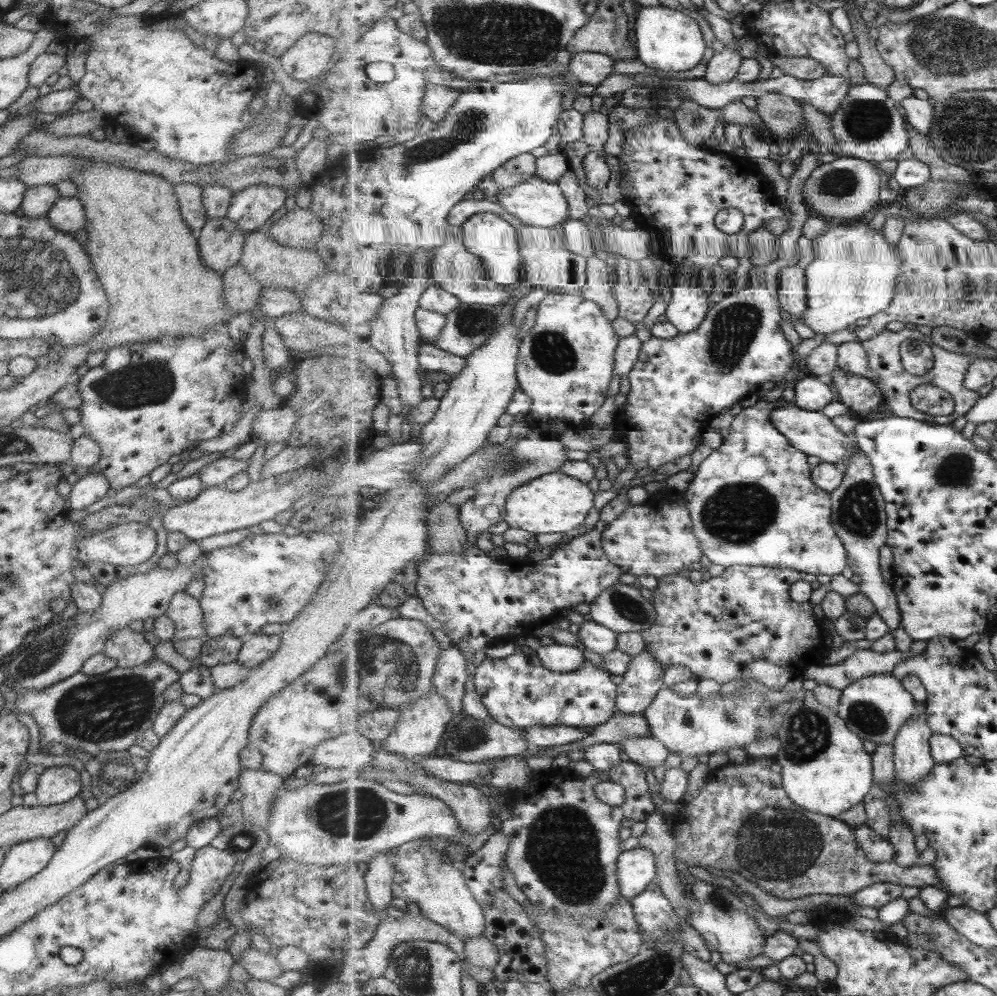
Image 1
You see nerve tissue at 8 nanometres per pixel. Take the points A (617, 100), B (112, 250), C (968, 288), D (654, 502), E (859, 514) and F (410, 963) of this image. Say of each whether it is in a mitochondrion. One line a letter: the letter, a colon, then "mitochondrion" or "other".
A: other
B: other
C: mitochondrion
D: other
E: mitochondrion
F: mitochondrion

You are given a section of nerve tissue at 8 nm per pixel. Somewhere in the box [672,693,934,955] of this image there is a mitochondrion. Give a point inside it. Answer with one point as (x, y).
(781, 849)

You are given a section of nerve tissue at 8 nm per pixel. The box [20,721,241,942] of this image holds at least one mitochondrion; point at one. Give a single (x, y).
(119, 765)

